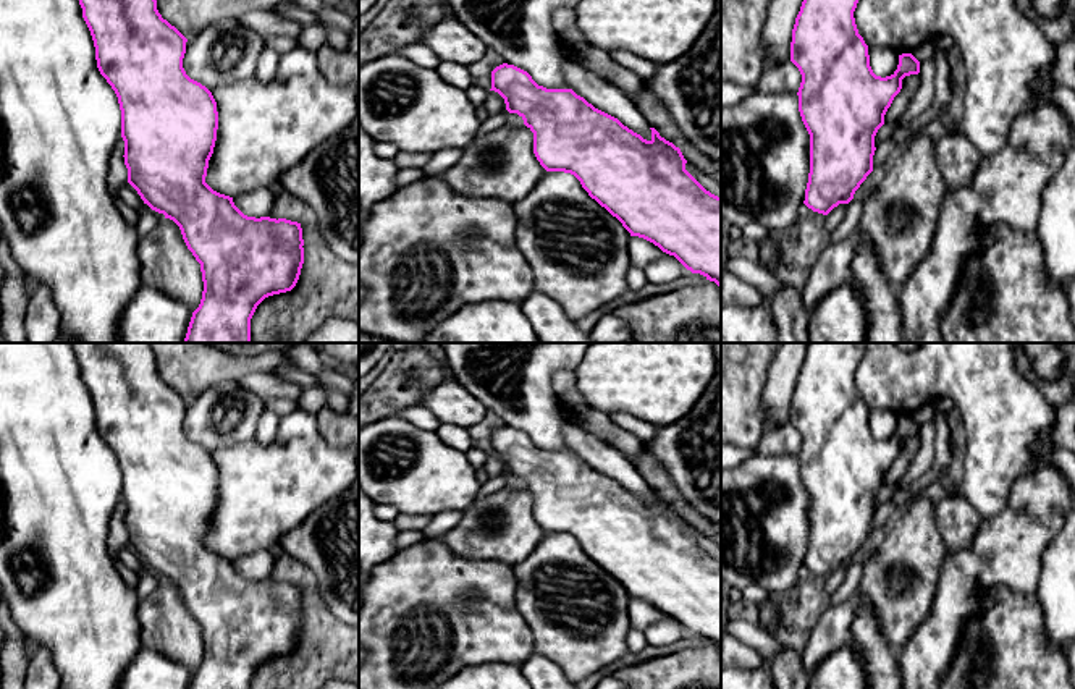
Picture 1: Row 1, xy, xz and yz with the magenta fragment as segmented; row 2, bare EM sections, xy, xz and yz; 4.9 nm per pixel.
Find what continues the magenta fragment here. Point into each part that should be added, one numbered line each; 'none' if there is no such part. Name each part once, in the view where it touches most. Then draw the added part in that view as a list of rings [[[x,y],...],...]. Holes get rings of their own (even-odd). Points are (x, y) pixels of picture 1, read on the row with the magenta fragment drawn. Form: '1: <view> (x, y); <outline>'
none

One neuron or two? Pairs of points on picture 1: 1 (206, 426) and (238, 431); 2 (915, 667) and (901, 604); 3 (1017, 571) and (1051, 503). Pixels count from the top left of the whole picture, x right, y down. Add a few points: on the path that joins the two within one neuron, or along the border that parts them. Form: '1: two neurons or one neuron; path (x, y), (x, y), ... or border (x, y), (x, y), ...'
1: one neuron; path (214, 426), (230, 426)
2: two neurons; border (930, 607), (930, 612), (897, 654)
3: one neuron; path (1017, 555), (1017, 537), (1035, 519)

